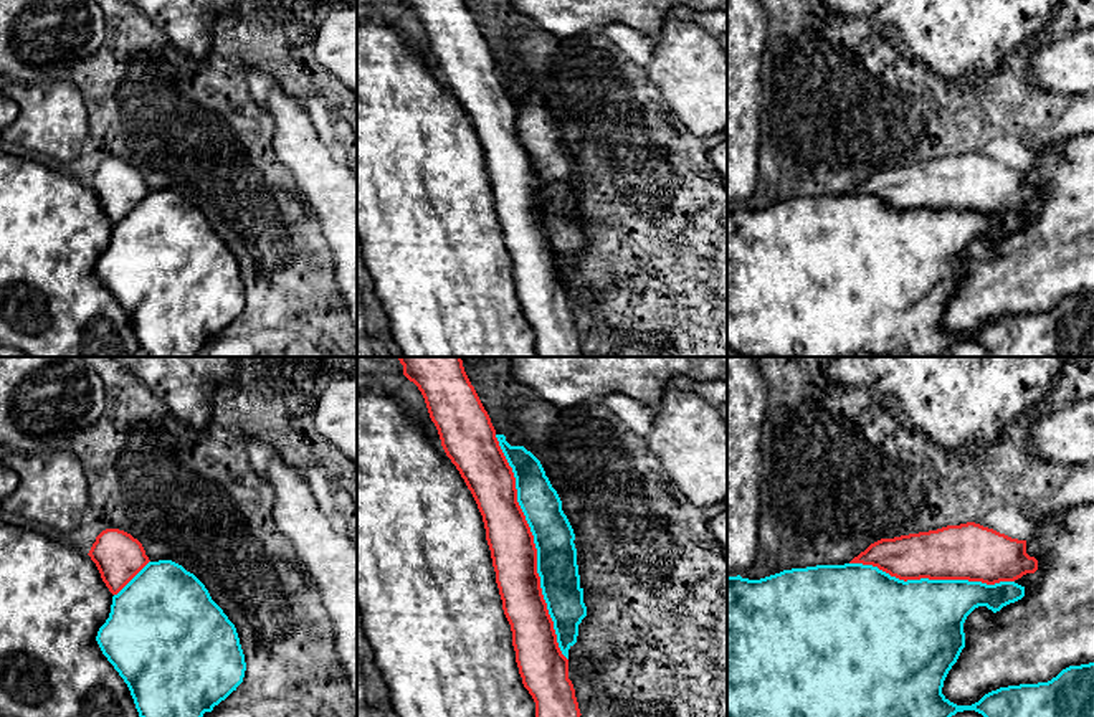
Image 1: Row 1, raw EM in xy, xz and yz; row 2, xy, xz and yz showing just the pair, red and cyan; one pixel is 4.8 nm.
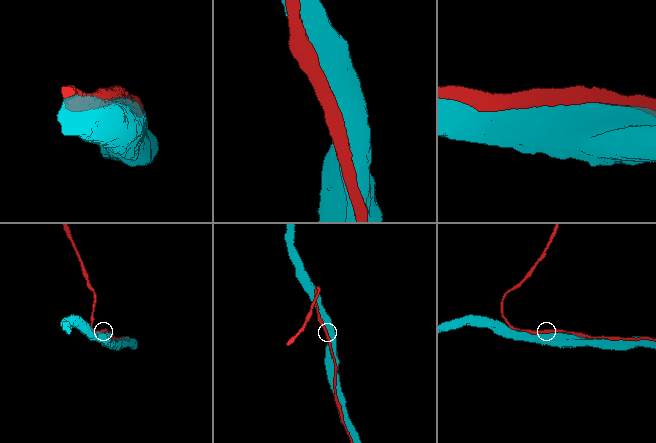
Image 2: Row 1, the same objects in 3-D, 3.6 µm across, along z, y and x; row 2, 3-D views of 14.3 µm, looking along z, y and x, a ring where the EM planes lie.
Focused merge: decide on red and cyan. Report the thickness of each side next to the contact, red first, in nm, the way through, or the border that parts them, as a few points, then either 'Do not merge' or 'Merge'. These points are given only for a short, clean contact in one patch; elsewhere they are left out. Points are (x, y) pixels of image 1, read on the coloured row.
Thickness 220 nm (red) against 190 nm. Merge

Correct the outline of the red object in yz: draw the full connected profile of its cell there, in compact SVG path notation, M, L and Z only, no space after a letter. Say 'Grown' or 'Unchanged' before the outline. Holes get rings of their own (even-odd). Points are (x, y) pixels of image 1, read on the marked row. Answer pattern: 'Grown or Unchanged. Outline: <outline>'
Grown. Outline: M975 522L947 525L937 530L881 539L844 565L792 568L749 580L727 577L727 717L952 717L975 710L983 717L1094 717L1094 662L1069 666L1048 682L1000 687L972 705L957 705L944 694L944 681L965 648L963 623L978 606L993 613L1025 596L1016 580L1038 570L1038 560L1026 553L1026 540L1011 539Z

